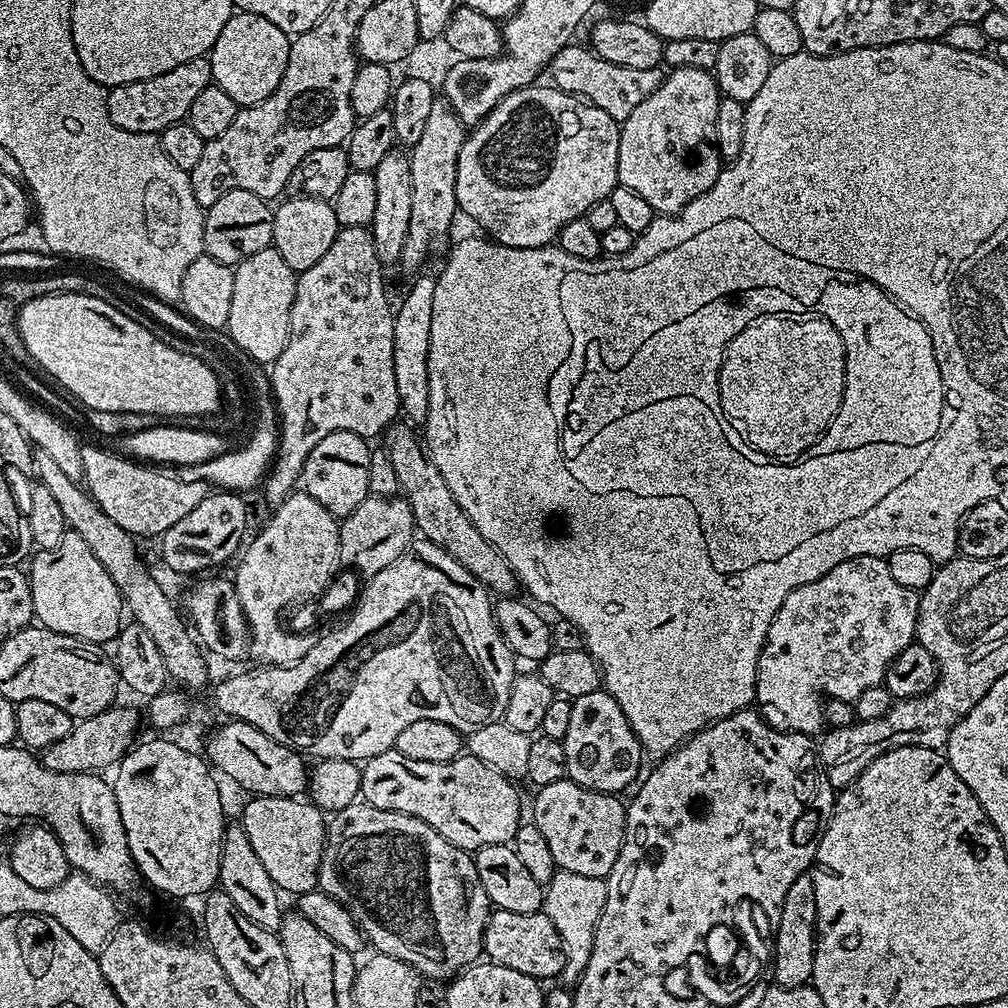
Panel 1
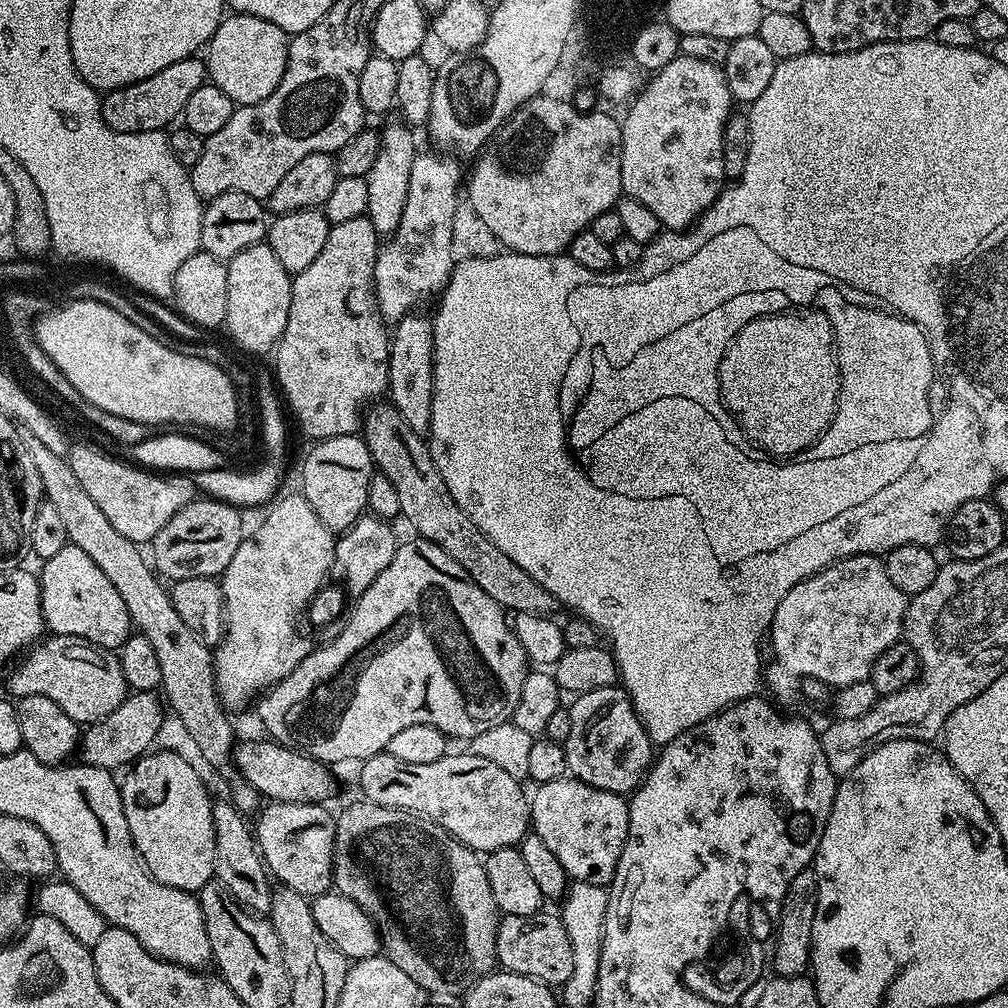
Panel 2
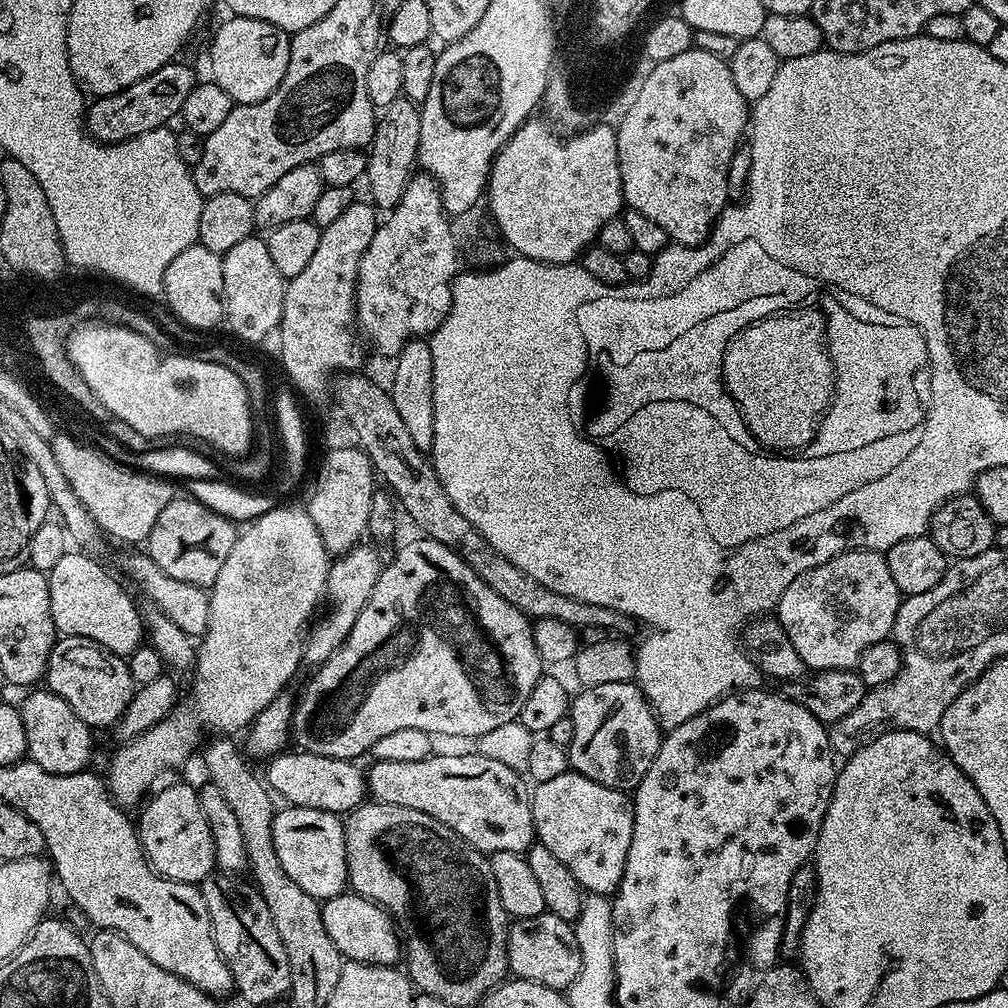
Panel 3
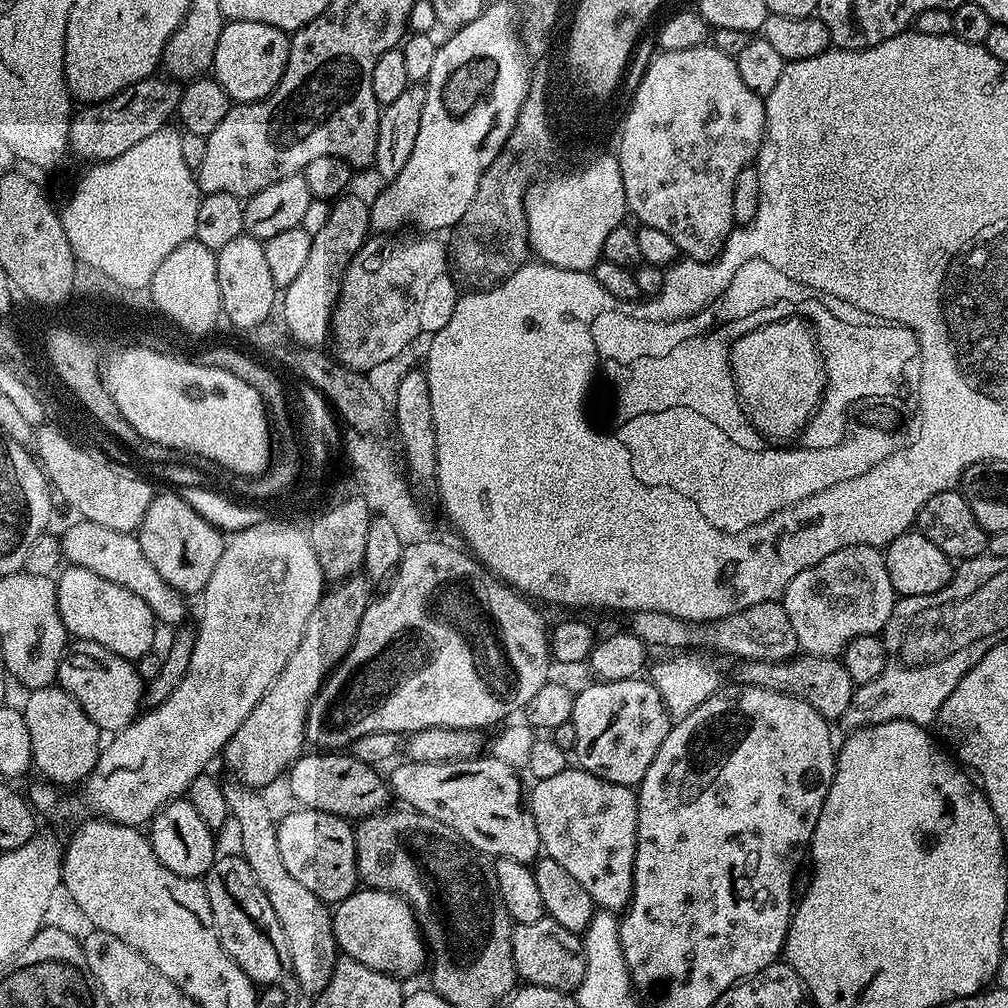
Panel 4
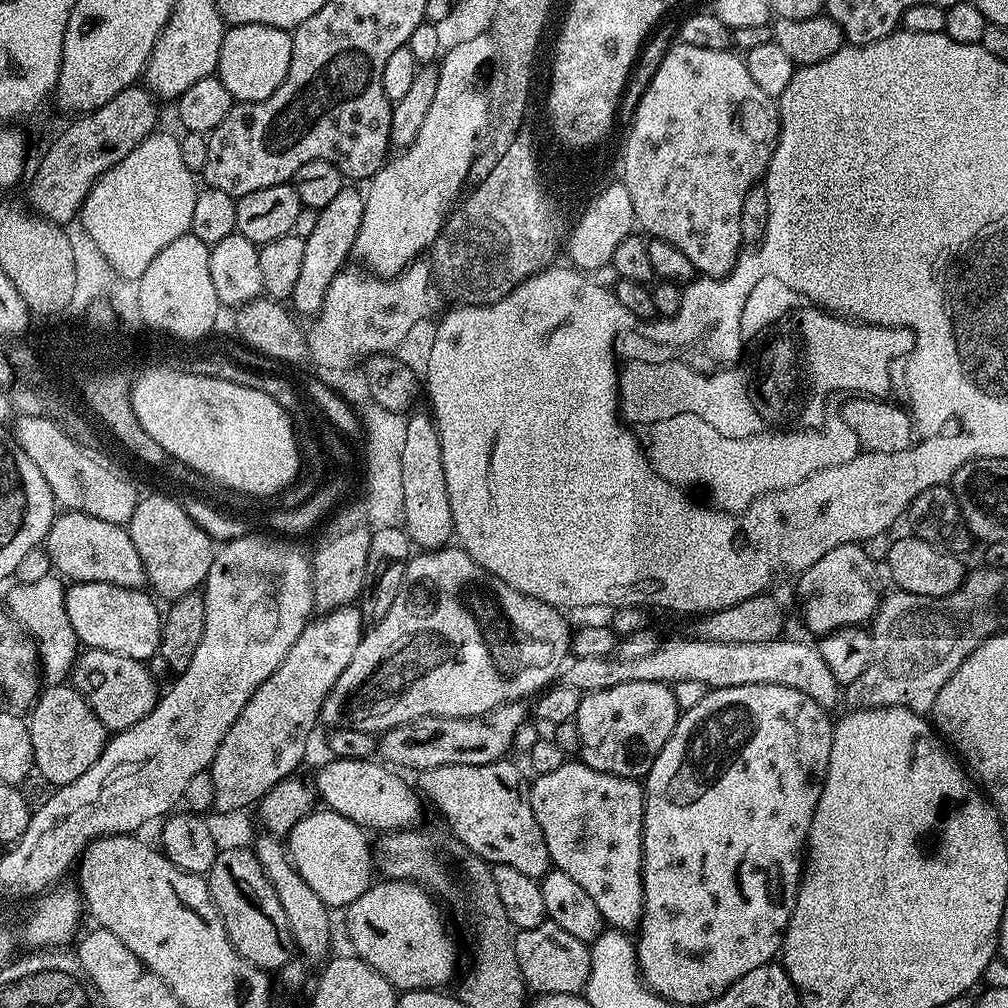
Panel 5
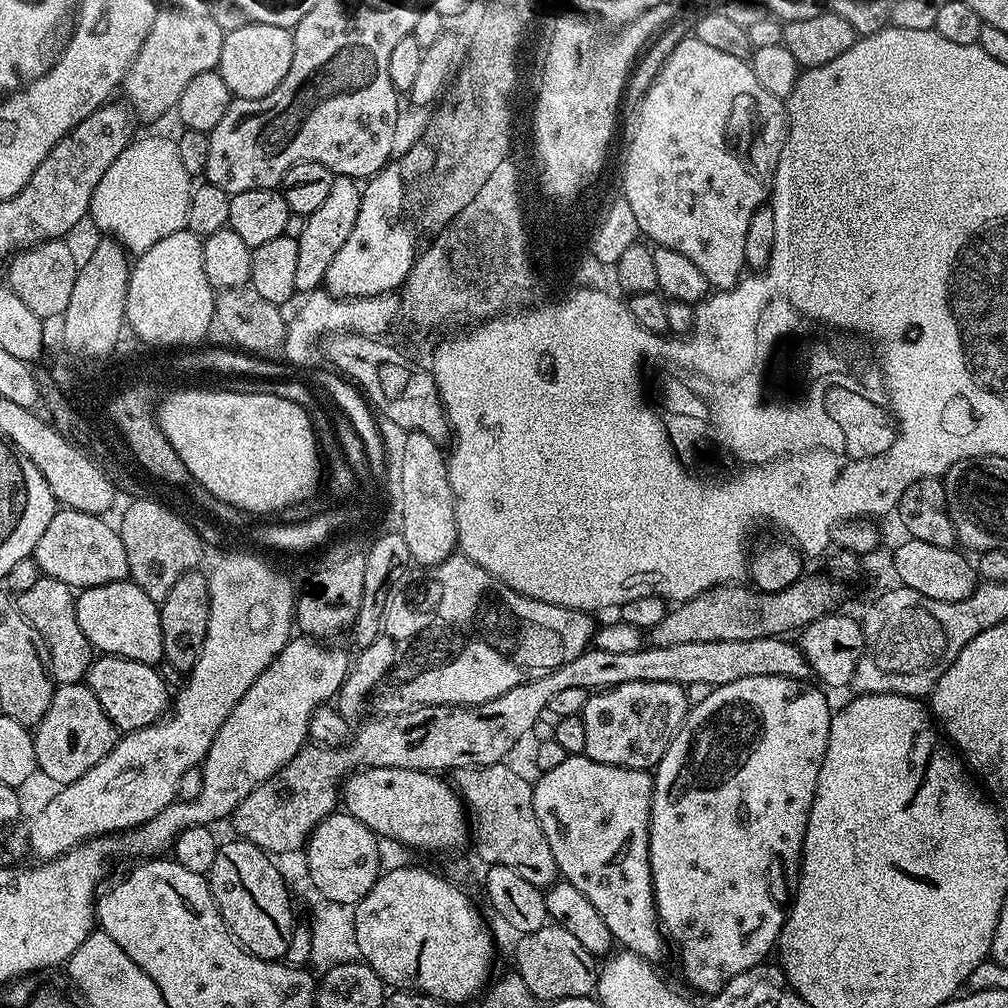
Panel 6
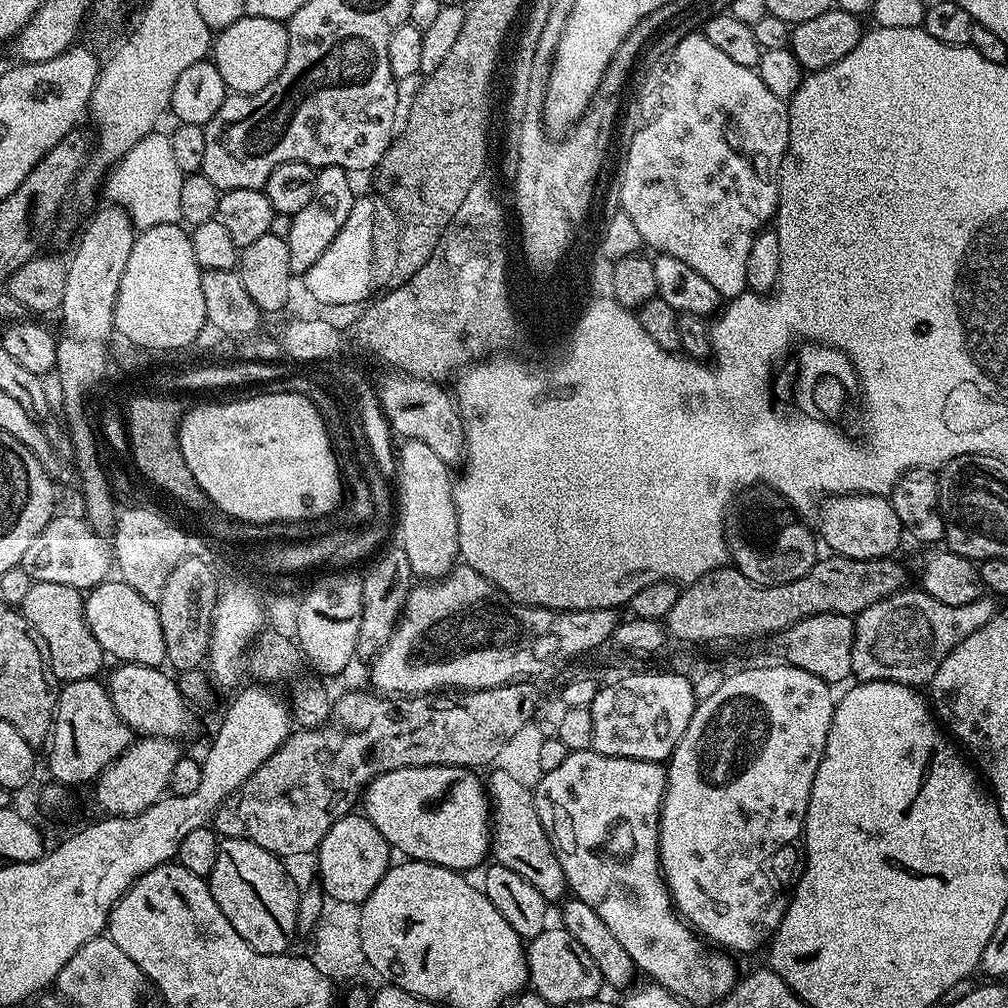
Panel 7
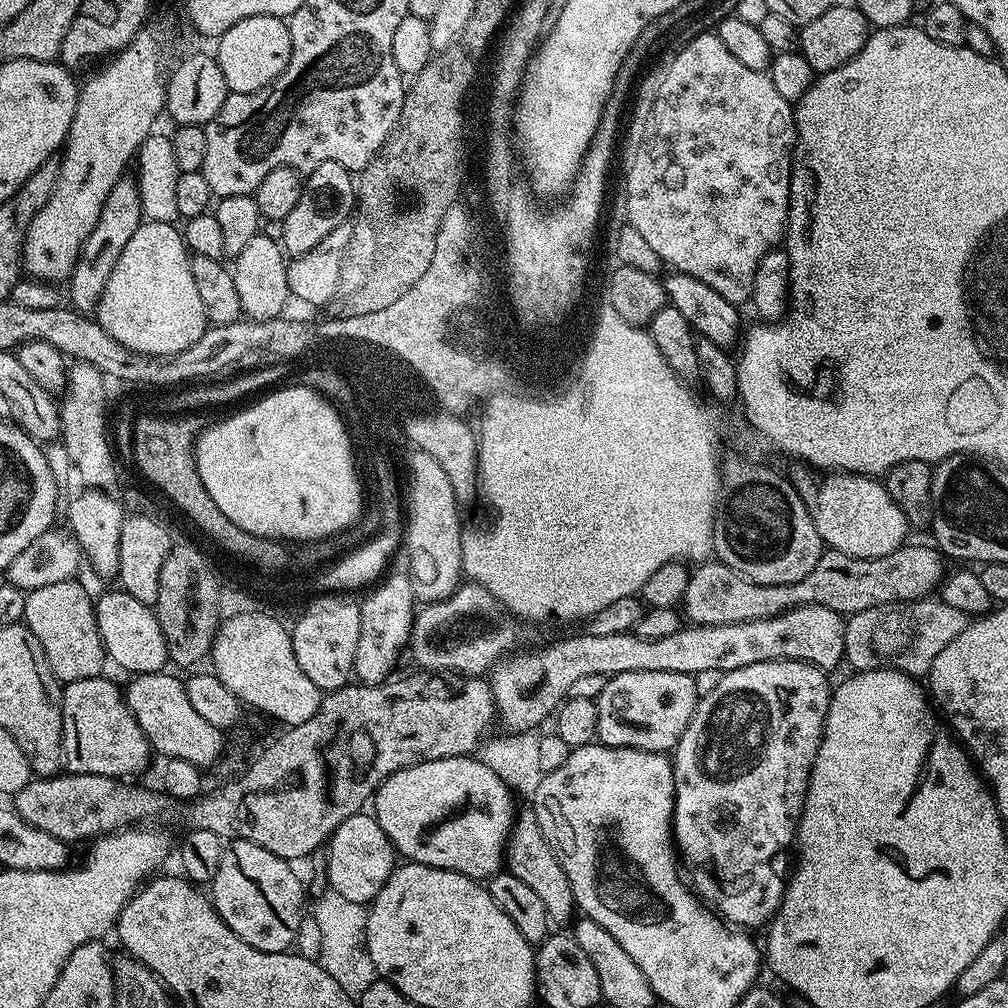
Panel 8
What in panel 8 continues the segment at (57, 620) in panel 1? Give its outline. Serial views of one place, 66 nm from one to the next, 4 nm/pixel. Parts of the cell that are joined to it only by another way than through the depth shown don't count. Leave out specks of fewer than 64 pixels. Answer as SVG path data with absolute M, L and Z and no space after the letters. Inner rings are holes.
M123 590L115 591L95 601L98 634L102 634L107 659L125 668L128 674L165 671L169 663L168 647L153 605L138 602L138 598L130 598Z

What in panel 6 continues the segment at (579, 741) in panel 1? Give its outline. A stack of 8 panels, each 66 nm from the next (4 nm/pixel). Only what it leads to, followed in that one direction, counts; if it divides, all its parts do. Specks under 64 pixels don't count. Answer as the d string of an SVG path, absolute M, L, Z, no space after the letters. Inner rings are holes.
M626 682L593 691L582 713L586 726L583 755L610 766L655 769L689 711L687 691L670 682Z

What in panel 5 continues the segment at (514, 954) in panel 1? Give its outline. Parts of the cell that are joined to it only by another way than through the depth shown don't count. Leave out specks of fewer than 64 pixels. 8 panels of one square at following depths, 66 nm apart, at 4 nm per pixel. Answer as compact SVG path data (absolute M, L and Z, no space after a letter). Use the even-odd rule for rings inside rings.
M545 922L533 928L521 928L514 943L518 966L525 985L536 994L580 994L587 989L590 978L590 948L574 934L566 934L562 926Z

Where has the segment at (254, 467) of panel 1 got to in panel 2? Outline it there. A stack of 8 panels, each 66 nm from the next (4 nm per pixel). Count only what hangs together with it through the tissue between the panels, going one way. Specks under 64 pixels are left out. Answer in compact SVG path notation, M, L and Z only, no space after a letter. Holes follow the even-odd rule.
M271 369L256 372L254 376L255 391L257 393L258 420L263 445L269 446L270 454L256 469L240 472L238 468L222 467L218 470L200 471L191 475L192 484L197 491L211 499L225 501L239 508L267 505L277 494L286 476L286 424L284 422L284 404ZM284 415L284 416L283 416ZM234 469L234 470L230 470Z

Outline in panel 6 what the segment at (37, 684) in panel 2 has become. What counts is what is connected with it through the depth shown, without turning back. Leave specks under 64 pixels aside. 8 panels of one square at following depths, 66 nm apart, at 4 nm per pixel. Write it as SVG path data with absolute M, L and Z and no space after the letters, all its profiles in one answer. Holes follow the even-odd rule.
M97 655L88 668L86 683L94 698L98 698L102 710L106 710L110 722L124 734L156 723L170 708L170 684L162 679L153 665L137 660Z

